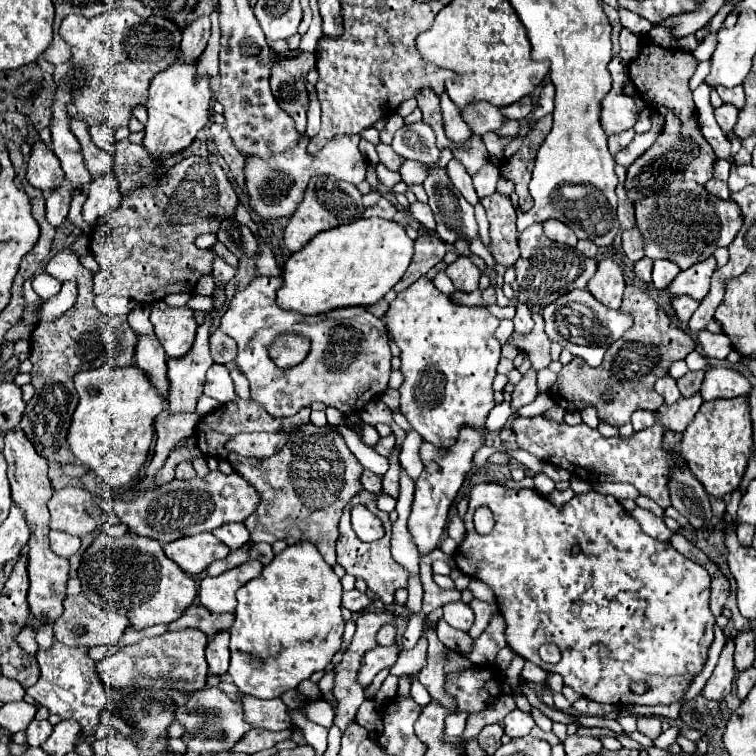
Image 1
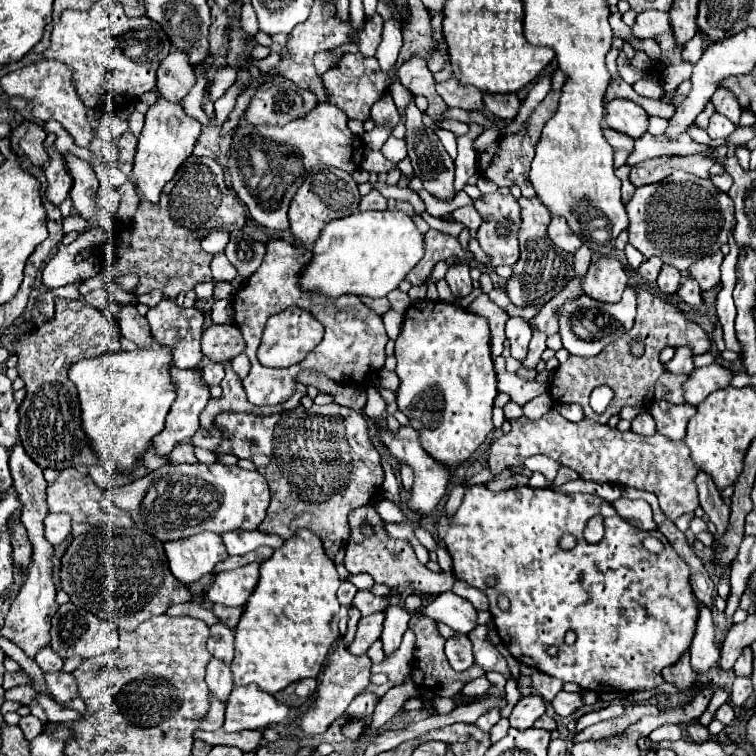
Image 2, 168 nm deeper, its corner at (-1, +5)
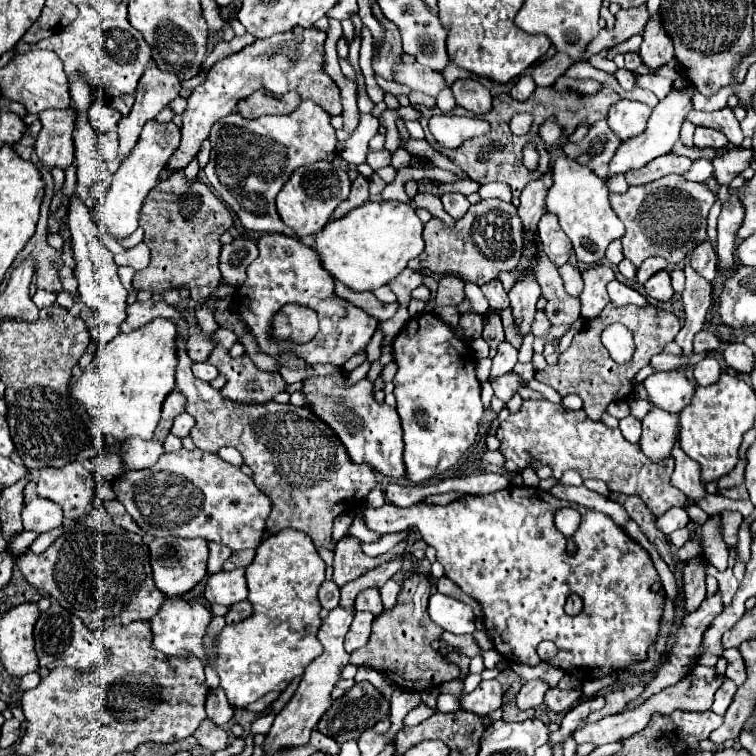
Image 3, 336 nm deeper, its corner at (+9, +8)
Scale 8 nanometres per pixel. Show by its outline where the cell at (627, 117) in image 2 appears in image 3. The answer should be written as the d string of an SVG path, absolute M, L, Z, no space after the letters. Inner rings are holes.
M620 99L616 105L610 107L608 125L622 141L626 141L626 139L632 139L632 137L644 133L650 113L652 113L652 109L646 103Z

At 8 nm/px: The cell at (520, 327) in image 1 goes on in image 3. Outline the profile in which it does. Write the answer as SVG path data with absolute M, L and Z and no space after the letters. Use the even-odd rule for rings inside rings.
M508 341L500 343L498 353L496 353L496 357L492 359L492 369L490 369L490 377L488 377L488 379L496 379L496 377L500 377L500 375L510 373L512 367L516 365L516 361L518 361L518 351L516 351Z

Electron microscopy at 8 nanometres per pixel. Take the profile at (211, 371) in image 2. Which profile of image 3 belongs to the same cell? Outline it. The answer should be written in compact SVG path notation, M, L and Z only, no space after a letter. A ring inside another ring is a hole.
M194 363L192 365L192 373L194 373L194 377L198 377L202 381L212 381L218 375L216 367L210 365L210 363Z

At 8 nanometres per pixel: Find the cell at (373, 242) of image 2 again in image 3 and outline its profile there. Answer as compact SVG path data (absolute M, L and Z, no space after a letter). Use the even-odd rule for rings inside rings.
M368 201L352 213L330 221L316 237L322 267L354 291L374 291L394 279L408 261L424 251L424 223L410 203Z

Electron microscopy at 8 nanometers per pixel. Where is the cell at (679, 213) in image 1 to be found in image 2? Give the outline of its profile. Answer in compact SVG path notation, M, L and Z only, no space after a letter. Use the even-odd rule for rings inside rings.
M674 172L658 184L636 188L626 208L628 208L628 218L630 218L630 228L628 228L630 244L638 248L644 254L644 258L658 256L662 258L664 264L670 264L678 268L680 272L688 270L690 264L698 262L700 258L718 252L720 246L728 242L728 236L734 228L734 202L730 202L730 196L726 192L720 192L710 180L698 178L688 172Z

